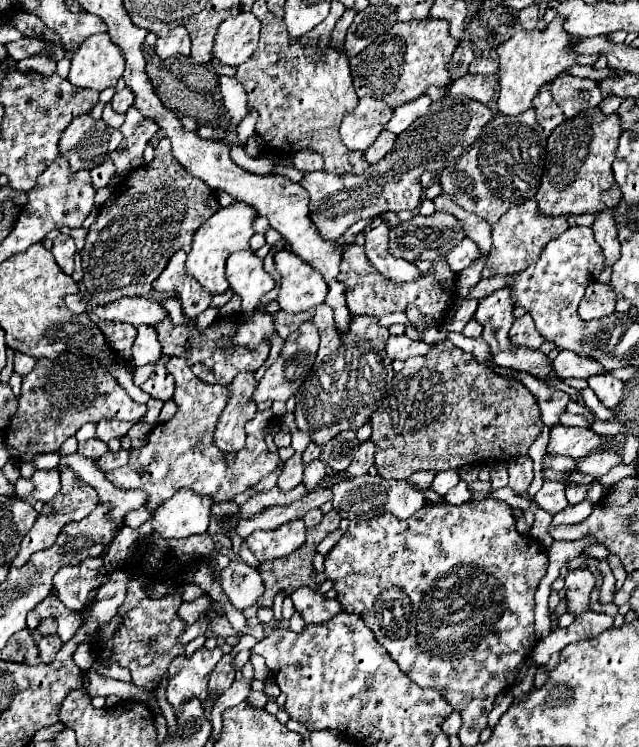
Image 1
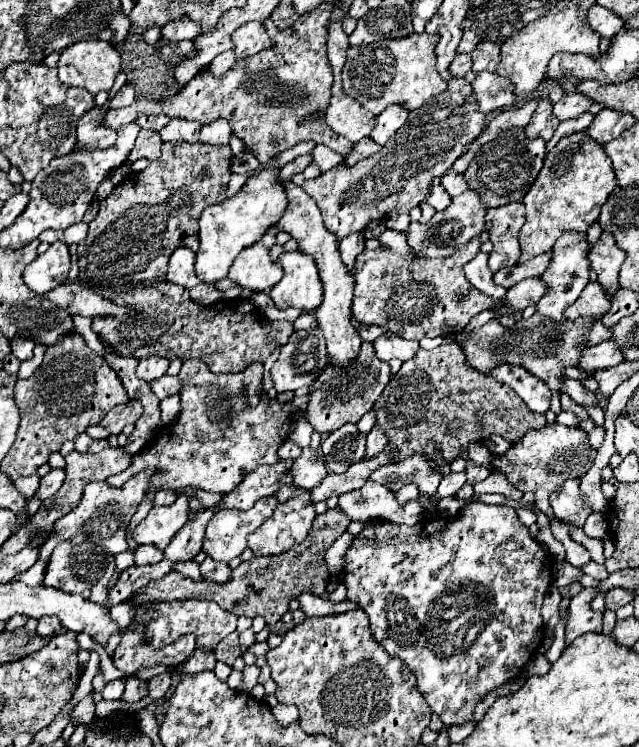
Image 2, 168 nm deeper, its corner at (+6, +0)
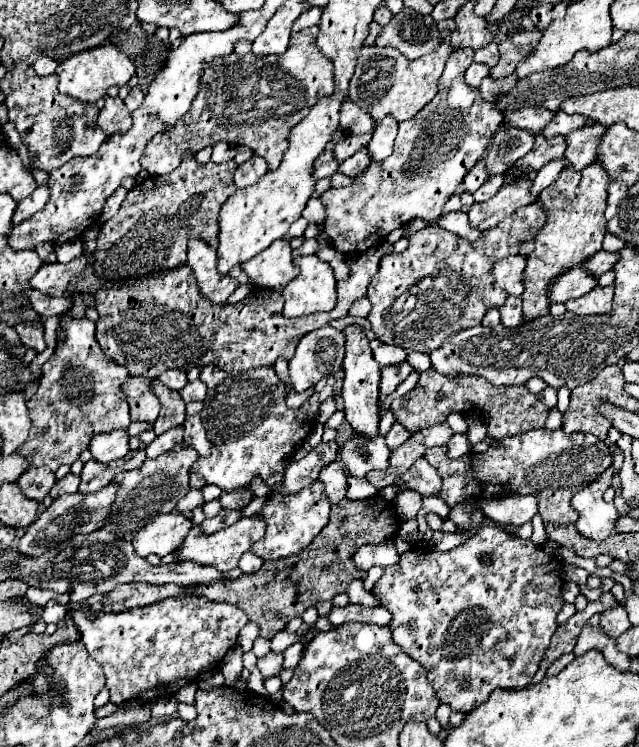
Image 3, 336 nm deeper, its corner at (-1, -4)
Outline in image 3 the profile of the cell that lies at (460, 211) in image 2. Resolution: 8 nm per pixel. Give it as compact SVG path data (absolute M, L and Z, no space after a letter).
M524 176L512 184L506 184L500 188L500 192L482 202L482 204L474 204L472 210L468 212L470 218L470 226L484 232L488 228L498 226L506 216L510 216L512 212L516 212L516 208L528 206L532 204L536 198L532 196L532 178Z

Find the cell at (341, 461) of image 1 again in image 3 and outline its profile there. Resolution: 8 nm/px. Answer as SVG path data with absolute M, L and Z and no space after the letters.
M352 436L340 446L340 460L348 468L352 476L364 478L370 470L388 468L392 450L388 448L384 436L368 438L368 436Z

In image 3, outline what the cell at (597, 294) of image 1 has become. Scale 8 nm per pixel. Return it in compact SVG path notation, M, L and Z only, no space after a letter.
M598 286L596 290L568 300L566 308L568 312L574 314L608 314L612 310L612 296L614 296L614 286Z

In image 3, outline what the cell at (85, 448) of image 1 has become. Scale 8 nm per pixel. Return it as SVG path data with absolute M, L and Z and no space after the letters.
M116 430L108 434L98 434L92 438L90 452L98 462L110 462L124 458L130 450L130 436L126 430Z

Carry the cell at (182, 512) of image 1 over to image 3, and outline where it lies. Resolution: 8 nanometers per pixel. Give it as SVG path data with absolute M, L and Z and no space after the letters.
M178 512L160 514L136 532L136 536L132 538L132 546L136 554L142 558L150 554L164 558L166 554L174 552L182 544L190 528L192 528L192 520L188 520Z

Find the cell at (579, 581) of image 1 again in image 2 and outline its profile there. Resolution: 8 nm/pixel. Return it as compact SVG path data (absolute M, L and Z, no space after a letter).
M585 588L571 600L571 604L567 608L569 618L567 618L567 626L565 626L567 644L571 644L577 636L581 636L585 632L601 632L603 614L591 610L591 600L595 596L597 596L597 588Z

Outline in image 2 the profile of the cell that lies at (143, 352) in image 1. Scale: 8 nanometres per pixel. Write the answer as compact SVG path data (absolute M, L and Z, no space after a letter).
M145 356L137 364L137 378L145 380L145 382L155 380L165 374L167 366L169 366L169 360L161 360L159 356Z

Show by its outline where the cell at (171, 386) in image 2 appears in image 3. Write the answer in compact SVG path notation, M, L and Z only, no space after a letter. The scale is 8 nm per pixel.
M194 380L194 382L188 382L182 390L180 390L180 396L182 400L186 402L202 402L206 398L206 384L202 380Z

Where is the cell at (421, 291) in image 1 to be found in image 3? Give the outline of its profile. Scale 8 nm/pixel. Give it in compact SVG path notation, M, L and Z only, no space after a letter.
M538 202L538 204L530 204L530 206L516 210L512 216L502 220L496 228L484 230L480 240L476 242L468 242L460 238L458 234L446 232L438 226L430 226L430 228L416 232L414 236L408 236L410 248L400 254L386 256L380 264L376 278L368 286L368 300L372 304L368 320L372 324L372 330L384 344L394 344L406 350L430 354L432 350L440 348L440 344L452 334L480 324L484 314L490 308L500 308L508 296L492 280L494 262L510 254L520 254L522 244L534 238L538 230L544 226L544 222L546 222L546 212L542 210L542 204Z

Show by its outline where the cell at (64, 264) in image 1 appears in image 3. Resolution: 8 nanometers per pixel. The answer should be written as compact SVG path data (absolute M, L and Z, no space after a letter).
M78 256L70 264L44 264L30 280L34 290L40 290L46 296L62 296L68 290L68 284L86 268L86 256Z

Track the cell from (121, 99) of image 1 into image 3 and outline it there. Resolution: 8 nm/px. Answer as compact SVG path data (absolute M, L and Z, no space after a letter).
M134 86L130 92L128 92L128 96L126 96L126 106L128 106L128 110L130 112L134 112L142 102L144 102L144 92L138 88L138 86Z

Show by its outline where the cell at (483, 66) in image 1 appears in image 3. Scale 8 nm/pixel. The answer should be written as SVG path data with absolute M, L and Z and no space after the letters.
M540 28L518 30L512 36L508 36L504 42L500 42L498 44L500 62L498 62L496 68L492 68L490 76L492 78L502 78L502 76L514 74L518 62L526 60L536 50L536 44L540 42L540 36L542 36Z

